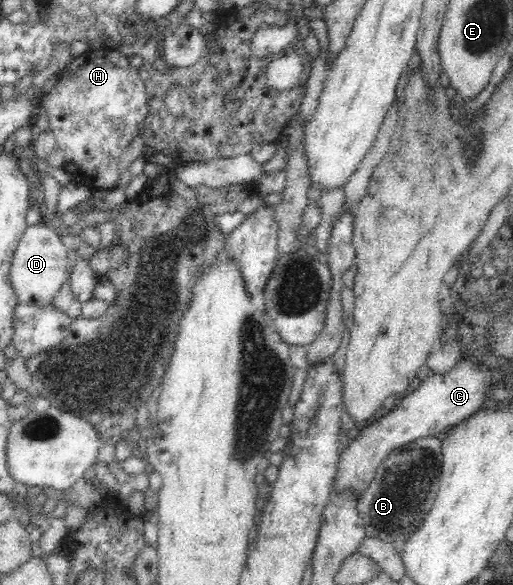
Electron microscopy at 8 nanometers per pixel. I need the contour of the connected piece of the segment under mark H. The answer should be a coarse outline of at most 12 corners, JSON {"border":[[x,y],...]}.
{"border":[[111,47],[72,58],[40,100],[70,179],[119,186],[149,112]]}

